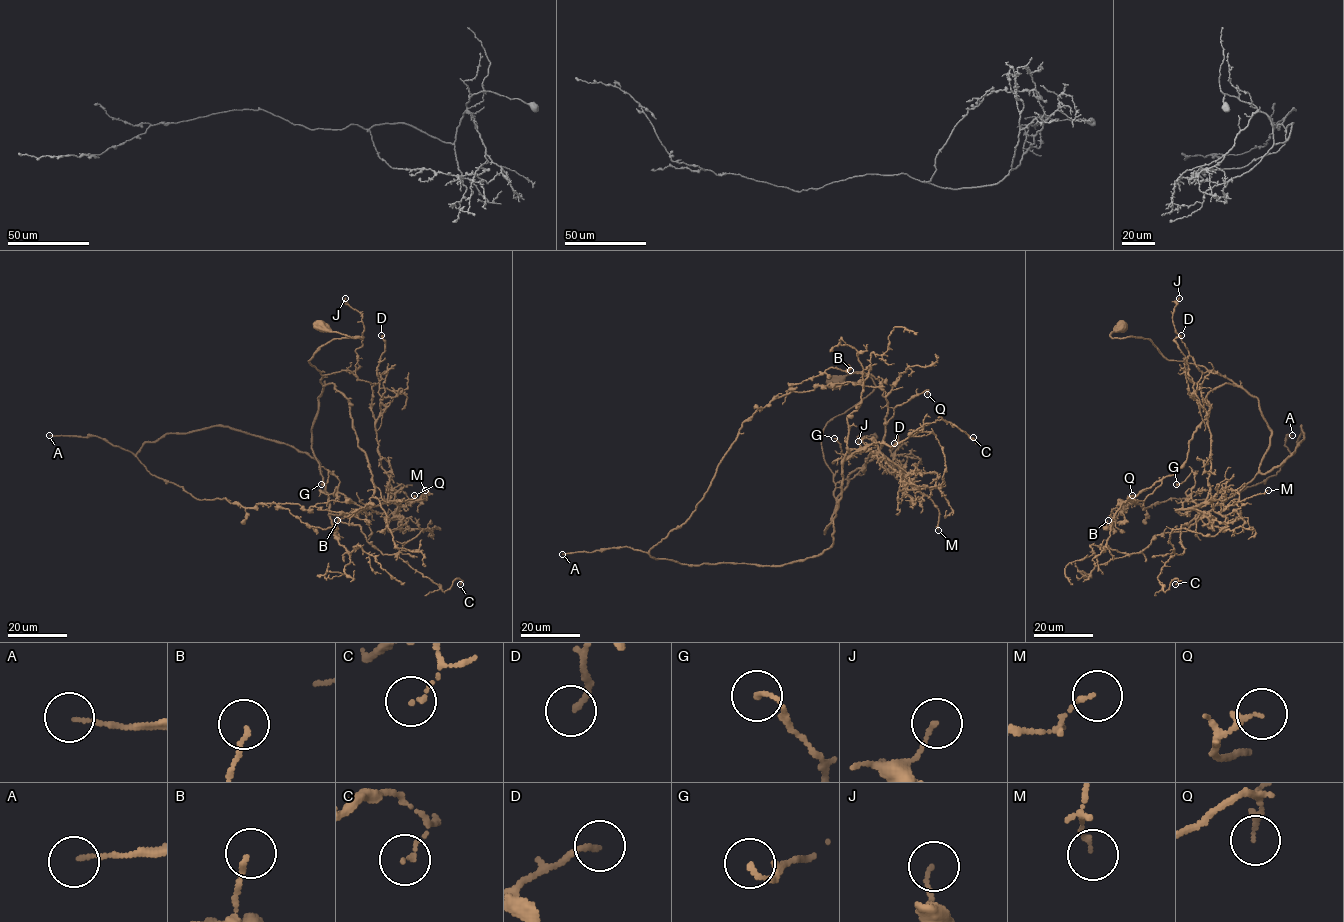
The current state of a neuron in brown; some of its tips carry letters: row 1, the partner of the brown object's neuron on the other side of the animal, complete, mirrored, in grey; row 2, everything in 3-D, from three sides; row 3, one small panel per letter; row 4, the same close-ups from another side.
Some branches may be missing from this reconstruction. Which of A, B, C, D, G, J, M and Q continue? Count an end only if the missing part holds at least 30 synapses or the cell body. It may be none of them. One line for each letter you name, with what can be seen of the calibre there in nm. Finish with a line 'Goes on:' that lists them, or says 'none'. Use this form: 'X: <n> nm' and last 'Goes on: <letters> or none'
A: 120 nm
Goes on: A

